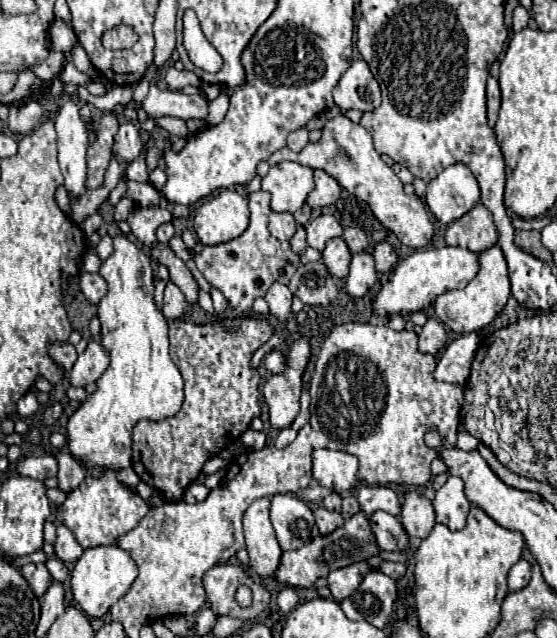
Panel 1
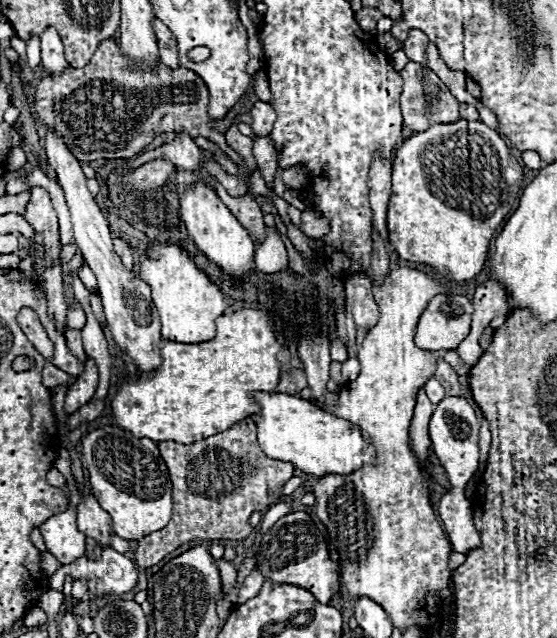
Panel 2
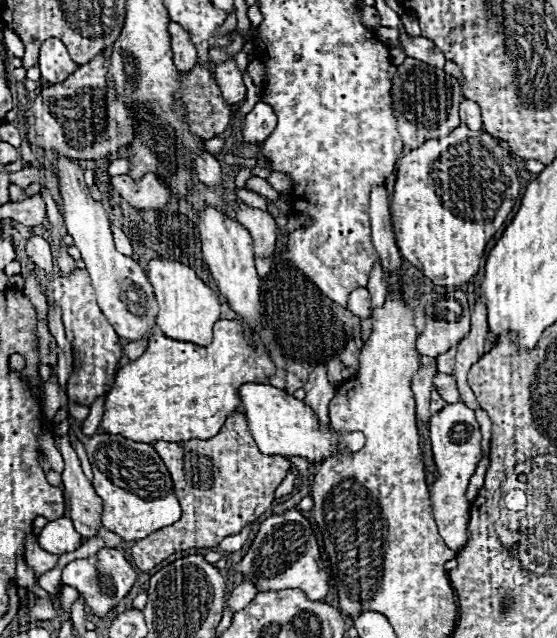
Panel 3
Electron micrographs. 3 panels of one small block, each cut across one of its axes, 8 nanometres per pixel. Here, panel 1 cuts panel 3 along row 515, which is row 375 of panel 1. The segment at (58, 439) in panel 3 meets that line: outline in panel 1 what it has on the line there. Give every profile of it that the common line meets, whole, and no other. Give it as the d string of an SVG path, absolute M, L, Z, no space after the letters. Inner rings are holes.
M90 342L86 352L78 356L70 370L70 384L72 386L86 386L90 382L96 382L104 370L108 368L108 354L104 348L100 348L98 342Z

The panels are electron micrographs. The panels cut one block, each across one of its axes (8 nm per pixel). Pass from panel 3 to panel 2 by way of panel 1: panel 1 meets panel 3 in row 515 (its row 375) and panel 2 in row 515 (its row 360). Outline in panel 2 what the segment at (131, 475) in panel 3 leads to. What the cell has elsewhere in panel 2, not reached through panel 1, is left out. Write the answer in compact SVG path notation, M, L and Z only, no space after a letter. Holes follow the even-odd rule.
M104 426L82 438L82 456L90 472L92 494L110 514L114 534L126 540L142 540L170 522L172 482L156 442L148 438L134 438L130 432L116 426Z

